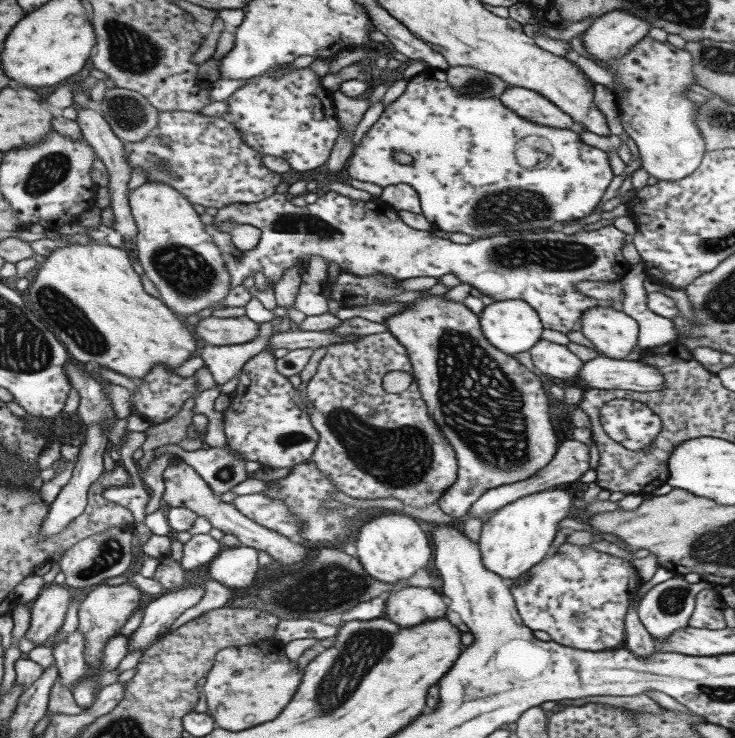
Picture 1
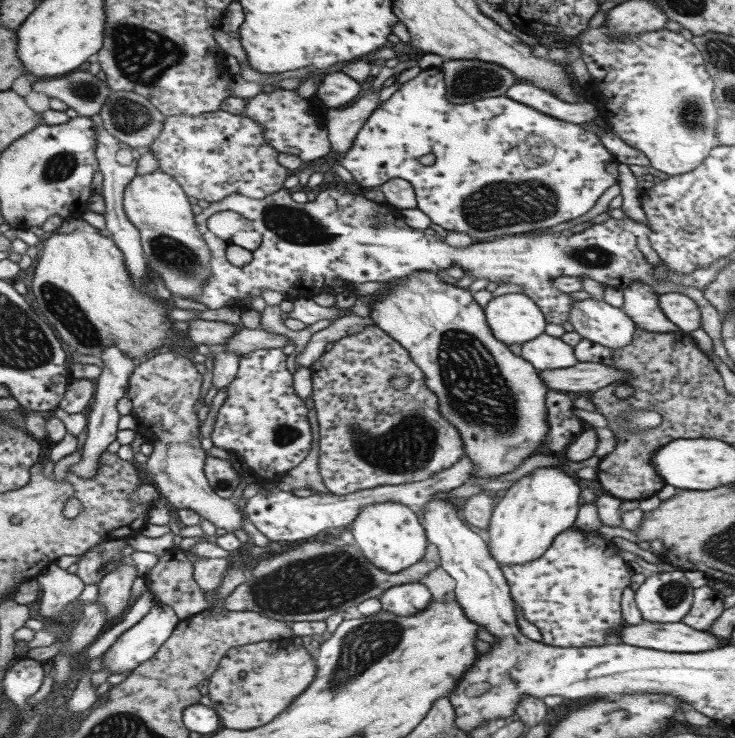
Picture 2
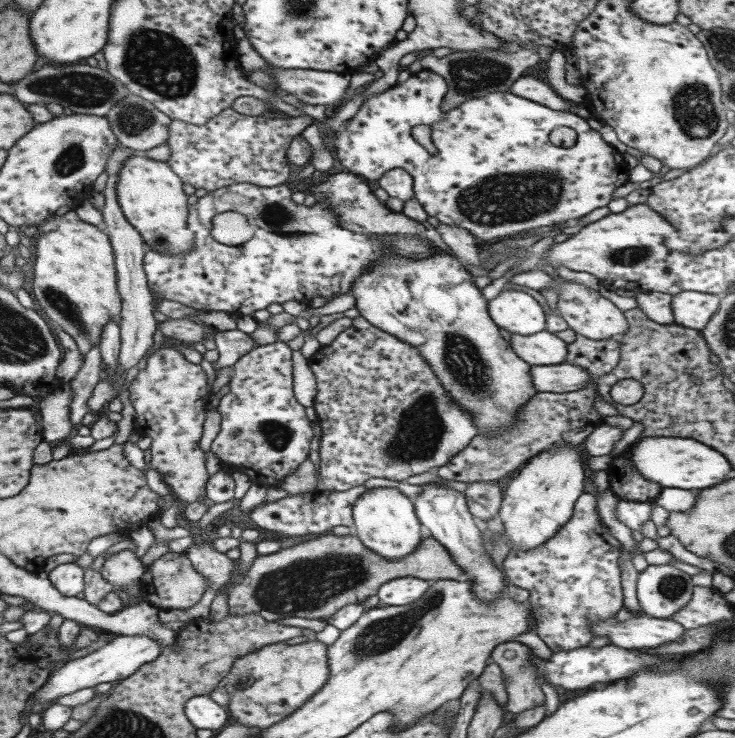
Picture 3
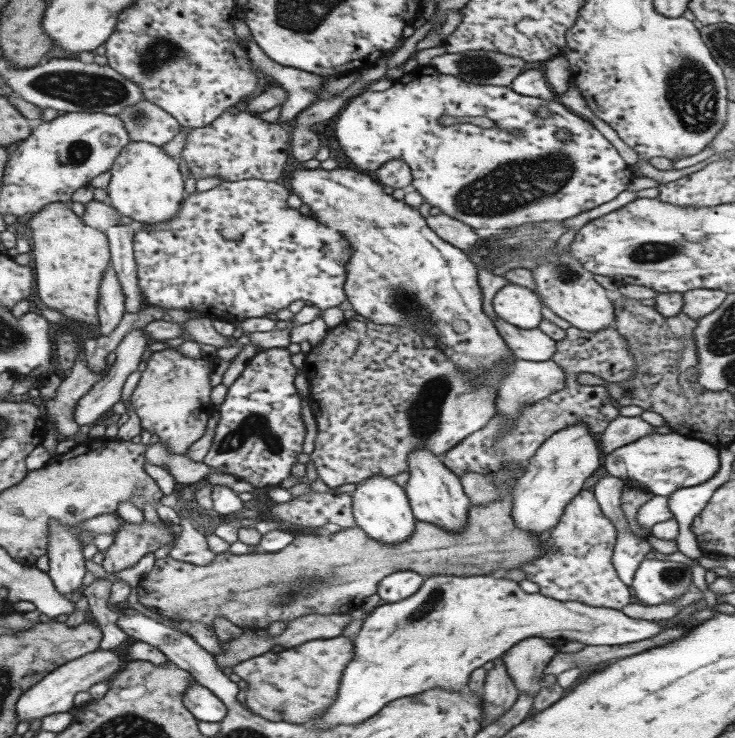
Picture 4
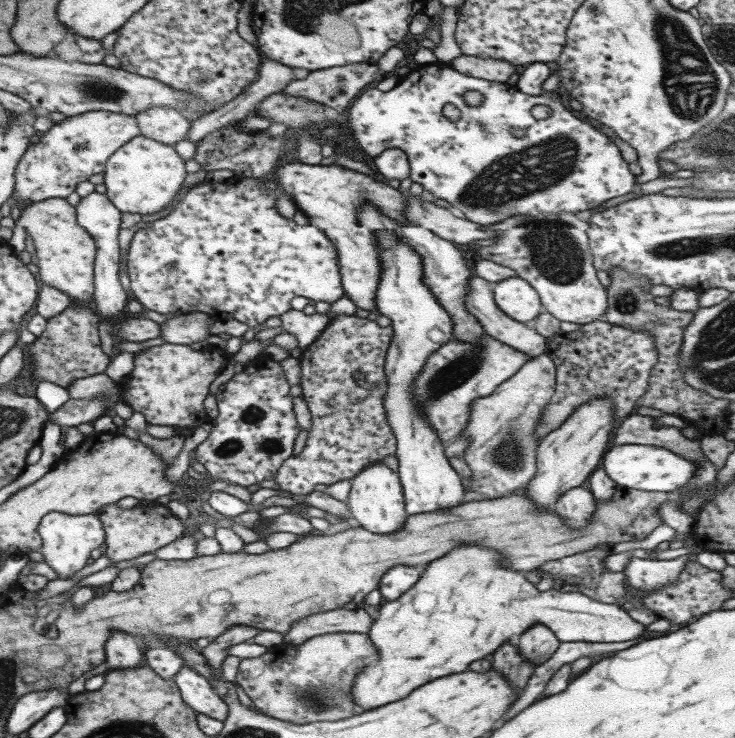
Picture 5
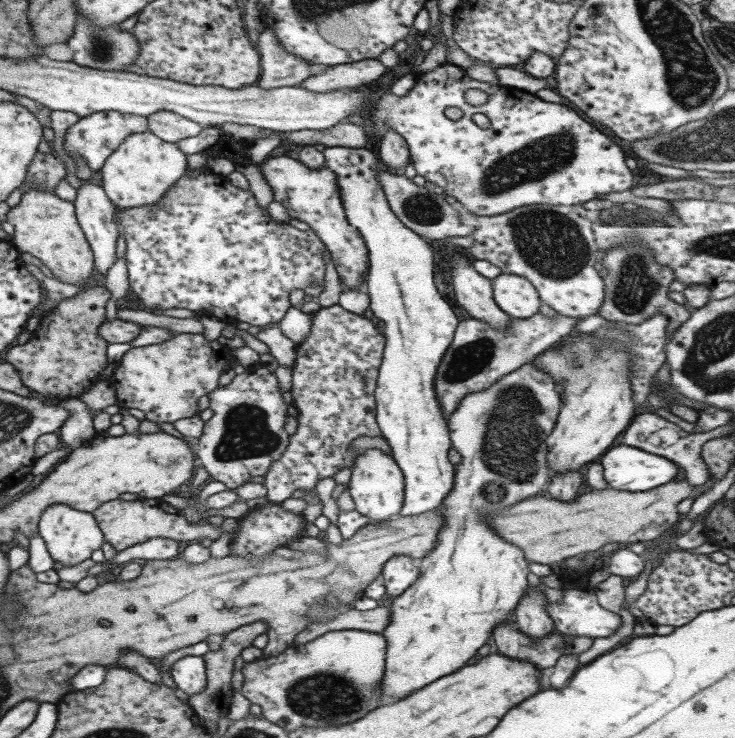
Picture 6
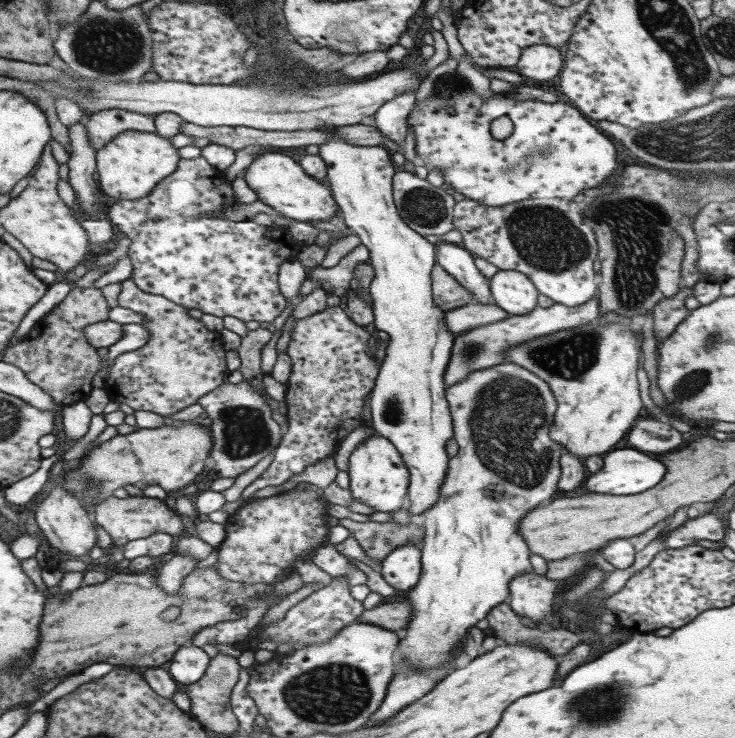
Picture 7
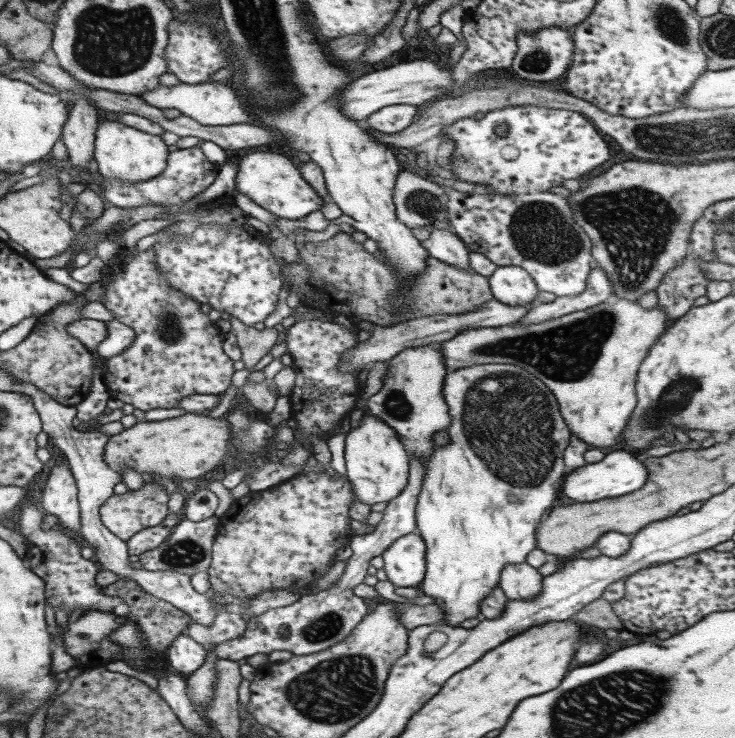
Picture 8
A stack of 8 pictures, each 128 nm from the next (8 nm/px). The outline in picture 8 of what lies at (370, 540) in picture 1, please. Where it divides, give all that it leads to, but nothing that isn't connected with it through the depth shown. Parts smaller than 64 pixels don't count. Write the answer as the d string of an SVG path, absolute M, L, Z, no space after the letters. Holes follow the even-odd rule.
M363 408L359 424L344 433L345 476L357 501L363 504L394 499L407 484L409 456L398 434L379 417Z

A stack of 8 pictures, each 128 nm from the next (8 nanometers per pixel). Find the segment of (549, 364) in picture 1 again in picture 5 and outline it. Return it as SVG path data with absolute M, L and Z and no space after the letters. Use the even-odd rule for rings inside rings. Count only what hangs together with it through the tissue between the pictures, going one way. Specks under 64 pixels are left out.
M473 275L473 278L469 280L468 289L464 296L466 311L475 317L475 320L482 326L482 329L490 338L501 342L503 345L509 346L509 348L513 348L517 352L523 352L524 355L529 355L530 358L546 353L548 340L537 334L535 330L529 328L526 324L509 318L501 312L501 309L497 308L493 300L491 285L483 281L483 278Z

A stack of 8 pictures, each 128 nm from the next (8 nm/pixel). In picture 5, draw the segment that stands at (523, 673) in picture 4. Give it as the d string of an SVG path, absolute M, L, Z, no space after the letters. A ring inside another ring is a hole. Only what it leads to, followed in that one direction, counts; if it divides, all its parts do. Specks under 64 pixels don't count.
M535 623L529 626L527 630L521 632L515 636L514 643L520 652L520 655L530 663L534 664L534 668L545 662L554 652L555 649L558 647L560 640L557 640L557 637L545 626L544 624Z

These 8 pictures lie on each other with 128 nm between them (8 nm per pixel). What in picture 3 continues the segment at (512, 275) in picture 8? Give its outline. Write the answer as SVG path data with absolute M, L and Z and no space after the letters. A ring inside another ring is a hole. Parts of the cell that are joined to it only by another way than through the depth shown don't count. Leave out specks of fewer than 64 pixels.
M502 290L487 303L490 319L509 334L531 336L545 329L541 306L529 294L517 290Z

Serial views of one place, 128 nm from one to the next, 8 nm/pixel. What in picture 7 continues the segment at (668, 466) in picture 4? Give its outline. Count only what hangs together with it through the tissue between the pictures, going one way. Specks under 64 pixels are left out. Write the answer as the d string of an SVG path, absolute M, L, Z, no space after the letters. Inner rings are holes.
M633 447L613 449L602 455L601 468L595 474L587 474L583 490L611 494L613 496L638 495L646 491L665 476L665 467L652 455L635 450Z

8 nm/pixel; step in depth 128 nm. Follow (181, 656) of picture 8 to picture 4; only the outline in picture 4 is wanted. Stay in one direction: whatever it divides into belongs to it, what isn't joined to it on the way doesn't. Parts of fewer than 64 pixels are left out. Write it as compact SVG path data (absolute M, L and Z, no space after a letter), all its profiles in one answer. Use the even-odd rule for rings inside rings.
M193 683L183 692L183 706L195 721L219 722L226 714L226 707L203 685Z

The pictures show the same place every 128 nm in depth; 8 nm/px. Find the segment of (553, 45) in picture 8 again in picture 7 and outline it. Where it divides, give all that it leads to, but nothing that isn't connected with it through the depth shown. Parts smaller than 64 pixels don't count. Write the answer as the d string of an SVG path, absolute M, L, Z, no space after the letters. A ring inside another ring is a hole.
M548 44L526 46L513 65L513 70L522 77L531 79L533 83L541 83L558 76L562 67L562 50Z

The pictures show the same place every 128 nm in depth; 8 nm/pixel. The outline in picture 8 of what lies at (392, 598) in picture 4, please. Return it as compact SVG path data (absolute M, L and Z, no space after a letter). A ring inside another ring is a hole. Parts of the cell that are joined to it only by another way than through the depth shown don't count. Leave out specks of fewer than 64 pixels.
M409 533L394 540L380 557L386 580L396 586L416 587L423 580L425 545L418 534Z

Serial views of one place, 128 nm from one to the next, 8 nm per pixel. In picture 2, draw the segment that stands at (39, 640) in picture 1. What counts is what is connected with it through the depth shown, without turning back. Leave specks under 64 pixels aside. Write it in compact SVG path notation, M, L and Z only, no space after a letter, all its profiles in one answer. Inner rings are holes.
M53 562L36 577L39 588L37 603L43 618L55 618L67 606L77 601L84 584L75 573L57 567Z

